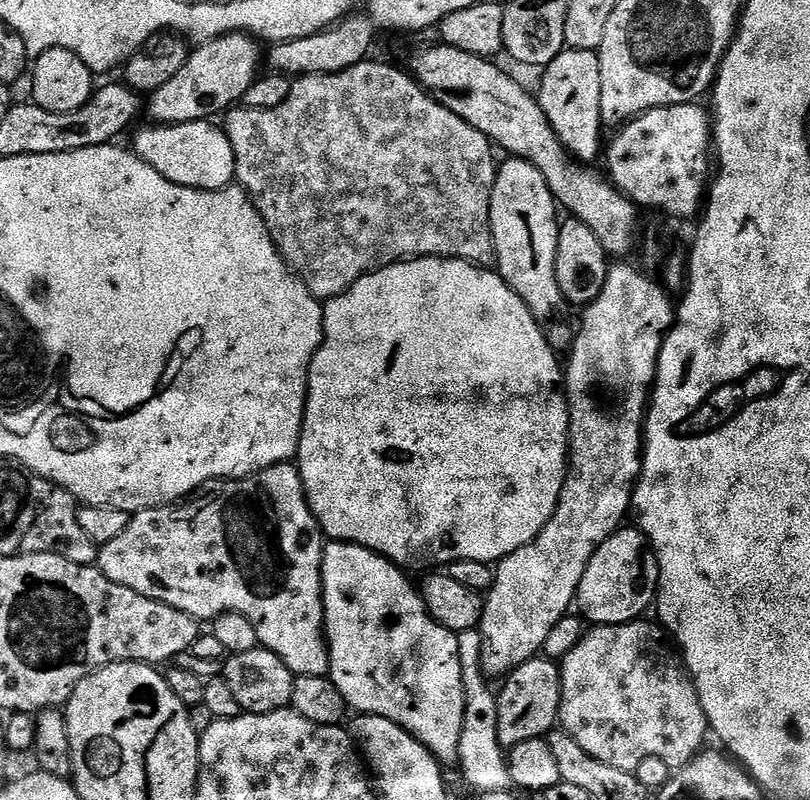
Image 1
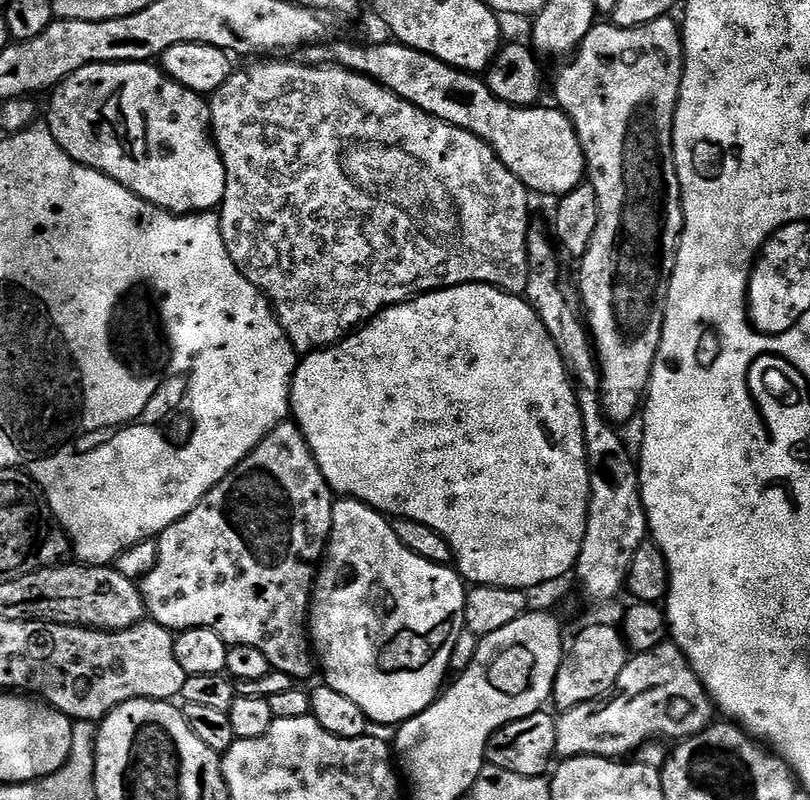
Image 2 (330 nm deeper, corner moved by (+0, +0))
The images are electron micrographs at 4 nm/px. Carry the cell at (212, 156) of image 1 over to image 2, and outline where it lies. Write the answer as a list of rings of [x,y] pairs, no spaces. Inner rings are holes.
[[[145,62],[91,64],[68,77],[51,96],[47,127],[70,160],[106,174],[147,204],[166,212],[195,214],[219,209],[226,194],[226,170],[212,138],[212,110],[201,93],[178,86],[163,68]]]

